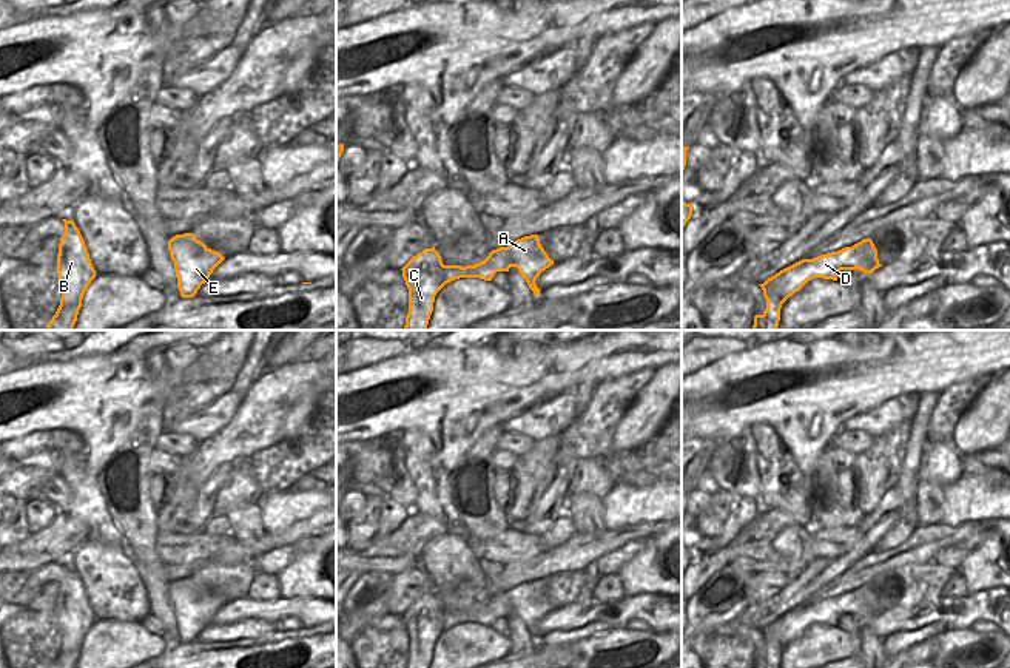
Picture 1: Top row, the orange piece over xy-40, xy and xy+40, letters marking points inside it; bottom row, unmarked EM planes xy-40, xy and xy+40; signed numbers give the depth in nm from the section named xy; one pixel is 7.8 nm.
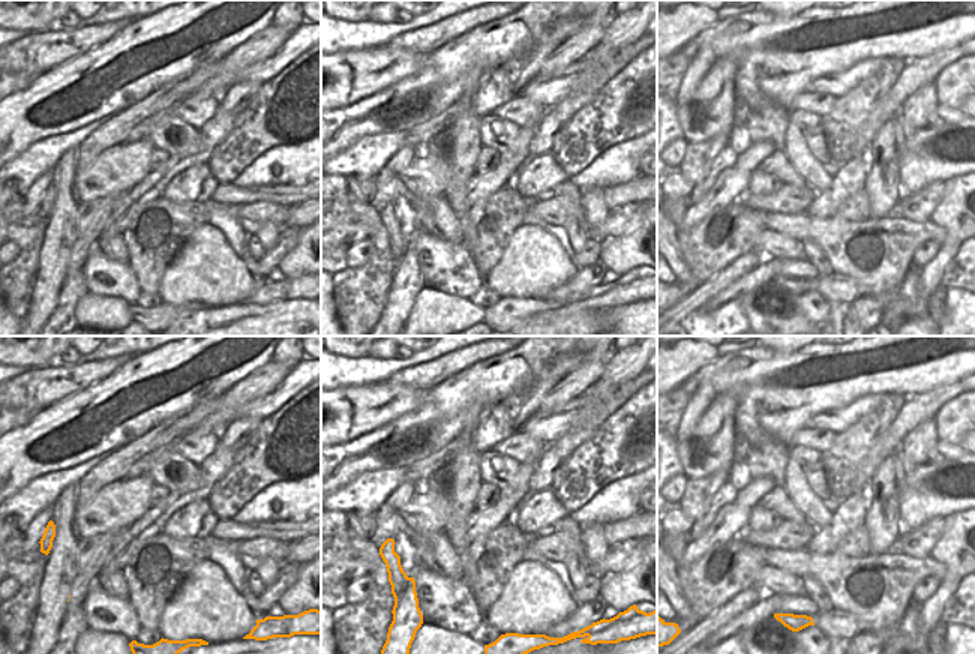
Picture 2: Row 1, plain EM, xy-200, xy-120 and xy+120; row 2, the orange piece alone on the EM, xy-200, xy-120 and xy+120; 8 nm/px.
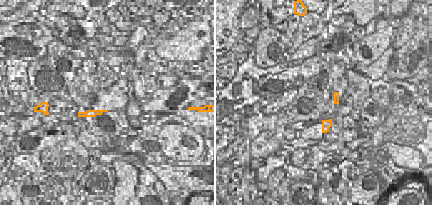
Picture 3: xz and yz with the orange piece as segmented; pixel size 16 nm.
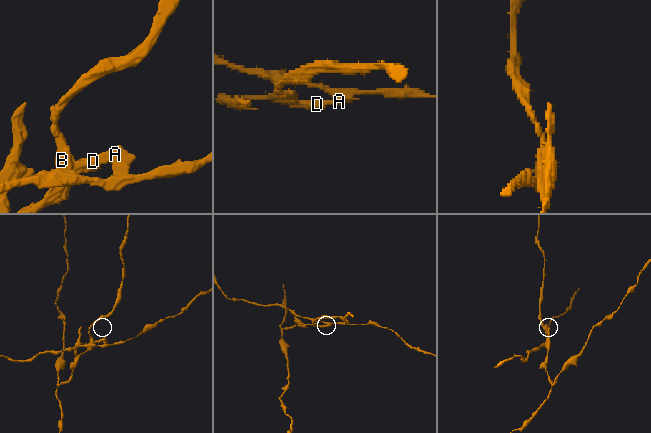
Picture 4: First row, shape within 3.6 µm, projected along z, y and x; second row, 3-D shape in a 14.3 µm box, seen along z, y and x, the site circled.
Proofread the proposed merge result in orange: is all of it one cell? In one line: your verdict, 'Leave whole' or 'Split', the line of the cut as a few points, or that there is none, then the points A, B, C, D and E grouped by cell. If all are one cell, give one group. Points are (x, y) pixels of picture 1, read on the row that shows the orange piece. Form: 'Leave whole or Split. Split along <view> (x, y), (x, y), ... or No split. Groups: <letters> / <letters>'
Split. Split along xy+40 (853, 246), (861, 259), (858, 269). Groups: A E / B C D.

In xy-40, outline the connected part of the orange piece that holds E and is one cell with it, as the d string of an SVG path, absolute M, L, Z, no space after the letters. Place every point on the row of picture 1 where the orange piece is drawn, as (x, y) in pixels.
M193 233L173 236L168 241L168 250L182 298L193 298L200 285L208 281L213 270L225 259L219 251L197 241Z

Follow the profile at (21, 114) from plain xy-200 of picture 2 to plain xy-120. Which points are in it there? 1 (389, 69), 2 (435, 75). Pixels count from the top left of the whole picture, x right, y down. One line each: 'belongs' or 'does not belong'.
1: does not belong
2: belongs

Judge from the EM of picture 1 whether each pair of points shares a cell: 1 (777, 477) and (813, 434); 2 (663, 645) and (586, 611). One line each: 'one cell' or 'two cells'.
1: two cells
2: two cells

